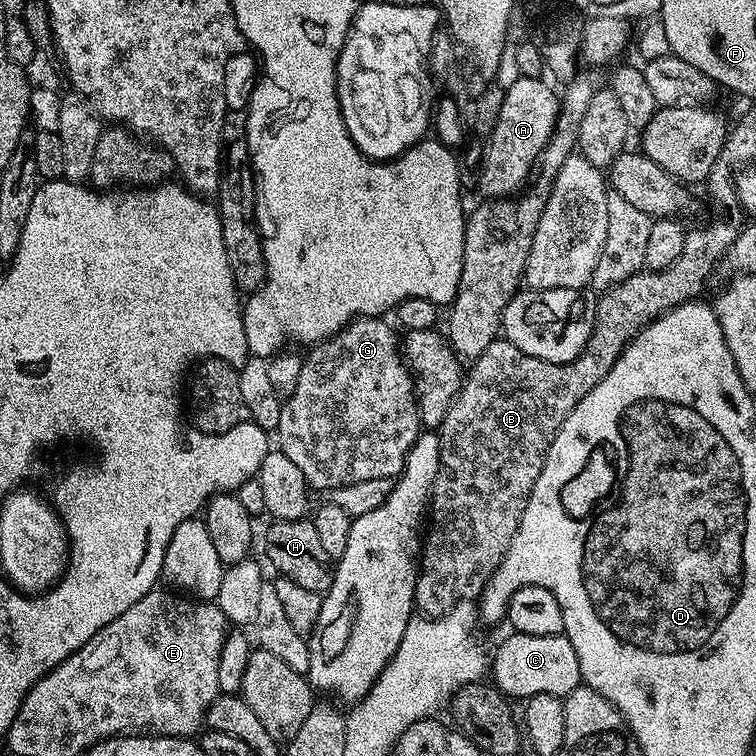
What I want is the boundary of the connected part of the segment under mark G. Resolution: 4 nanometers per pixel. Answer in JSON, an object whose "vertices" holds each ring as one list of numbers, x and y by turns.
{"vertices":[[362,316,354,319,341,332,334,333,330,339,322,340,319,344,309,347,307,349,308,356,306,352,303,357,304,365,302,366,302,374,298,374,298,386,294,386,292,395,282,403,282,414,275,435,280,436,279,451,284,452,286,458,290,458,290,462,294,462,294,466,298,466,298,470,302,470,309,489,316,491,317,488,318,491,328,494,331,493,333,488,350,486,354,482,366,482,370,478,399,477,404,470,408,451,412,449,414,442,420,437,422,425,418,414,418,406,416,405,414,377,402,355,402,348,398,343,397,329,395,327,392,329,386,321,387,319,375,316]]}

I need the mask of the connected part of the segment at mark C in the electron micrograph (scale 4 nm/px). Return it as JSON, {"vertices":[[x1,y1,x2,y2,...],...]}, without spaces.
{"vertices":[[512,632,500,644,496,656,490,660,490,676,495,687,509,698,527,698,538,694,569,696,575,688,581,687,578,654,570,646,567,636,539,636]]}

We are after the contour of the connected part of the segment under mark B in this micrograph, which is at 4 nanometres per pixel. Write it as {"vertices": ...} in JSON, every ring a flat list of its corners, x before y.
{"vertices":[[716,220,713,224,708,224,705,228,687,229,688,237,686,238,686,246,682,246,682,254,670,266,666,266,657,272,645,270,634,274,630,278,626,278,626,282,618,282,618,286,613,288,605,288,599,293,598,299,595,301,596,317,594,318,594,330,590,336,590,342,586,344,582,350,582,354,578,358,574,358,565,364,555,364,554,362,546,362,542,358,534,358,530,354,522,354,522,350,518,350,518,346,514,346,509,340,498,338,490,346,486,346,486,350,482,350,482,354,477,360,471,361,469,370,463,377,460,390,456,397,452,400,452,405,448,407,448,411,444,413,444,420,440,423,438,435,440,438,440,465,438,466,438,474,434,478,434,486,432,487,432,499,430,501,430,519,426,524,426,535,422,540,422,555,418,561,418,575,416,578,416,603,415,607,420,608,425,617,435,618,444,616,454,606,465,602,472,602,479,597,480,593,488,585,488,579,498,571,500,564,504,560,504,555,510,550,510,542,514,542,514,534,518,534,518,526,522,514,526,510,526,502,530,498,530,494,534,490,534,482,538,482,538,478,542,474,542,466,548,457,550,446,554,442,554,438,558,434,558,430,566,422,566,418,574,410,574,406,578,406,578,402,582,402,582,398,586,398,586,394,590,390,594,390,594,386,598,386,598,382,602,382,602,378,606,378,606,374,610,374,610,370,614,366,614,362,618,362,618,358,624,352,624,347,642,331,647,324,653,324,656,319,662,314,666,314,670,309,676,308,680,304,687,304,695,301,696,296,704,288,704,283,712,276,712,271,716,268,716,263,719,265,723,261,728,248,736,241,738,224,732,220]]}

